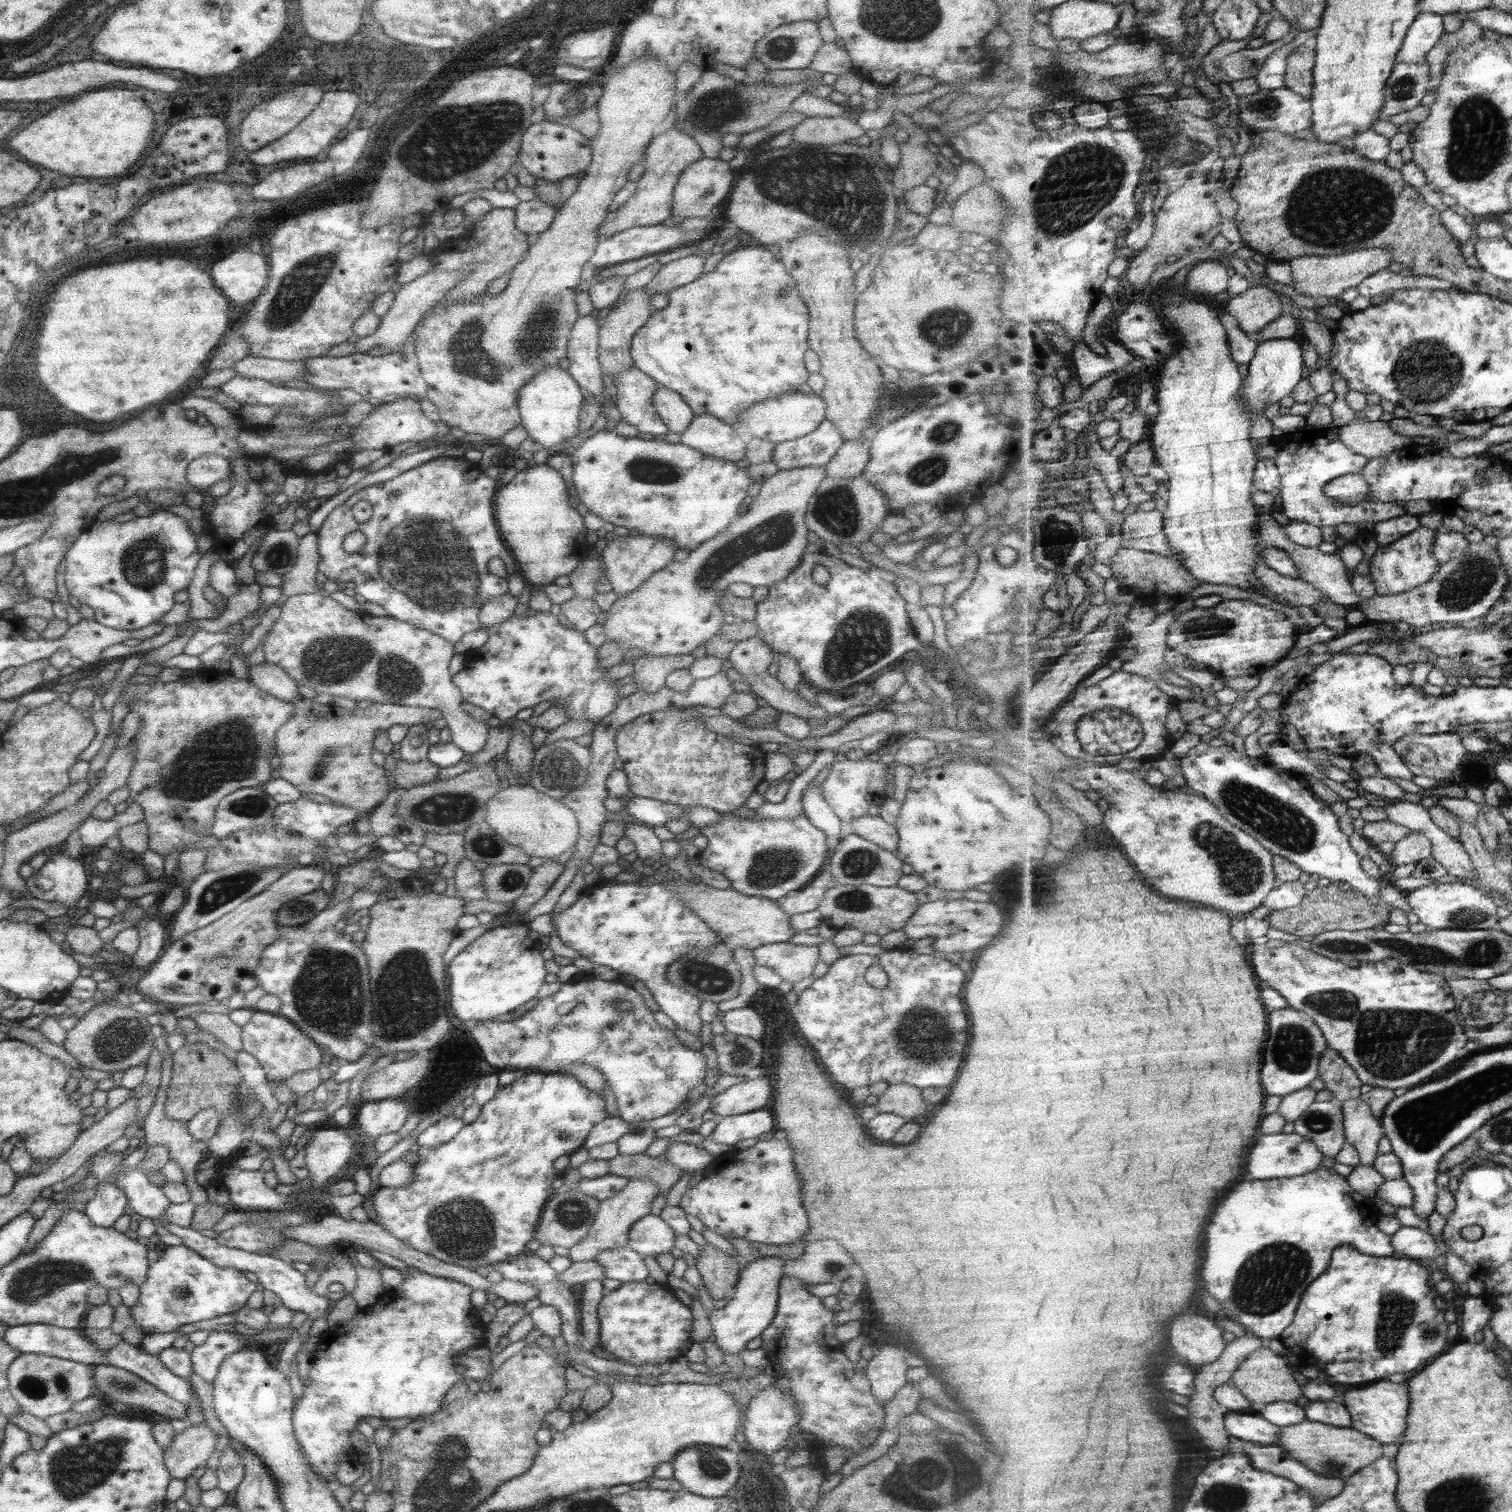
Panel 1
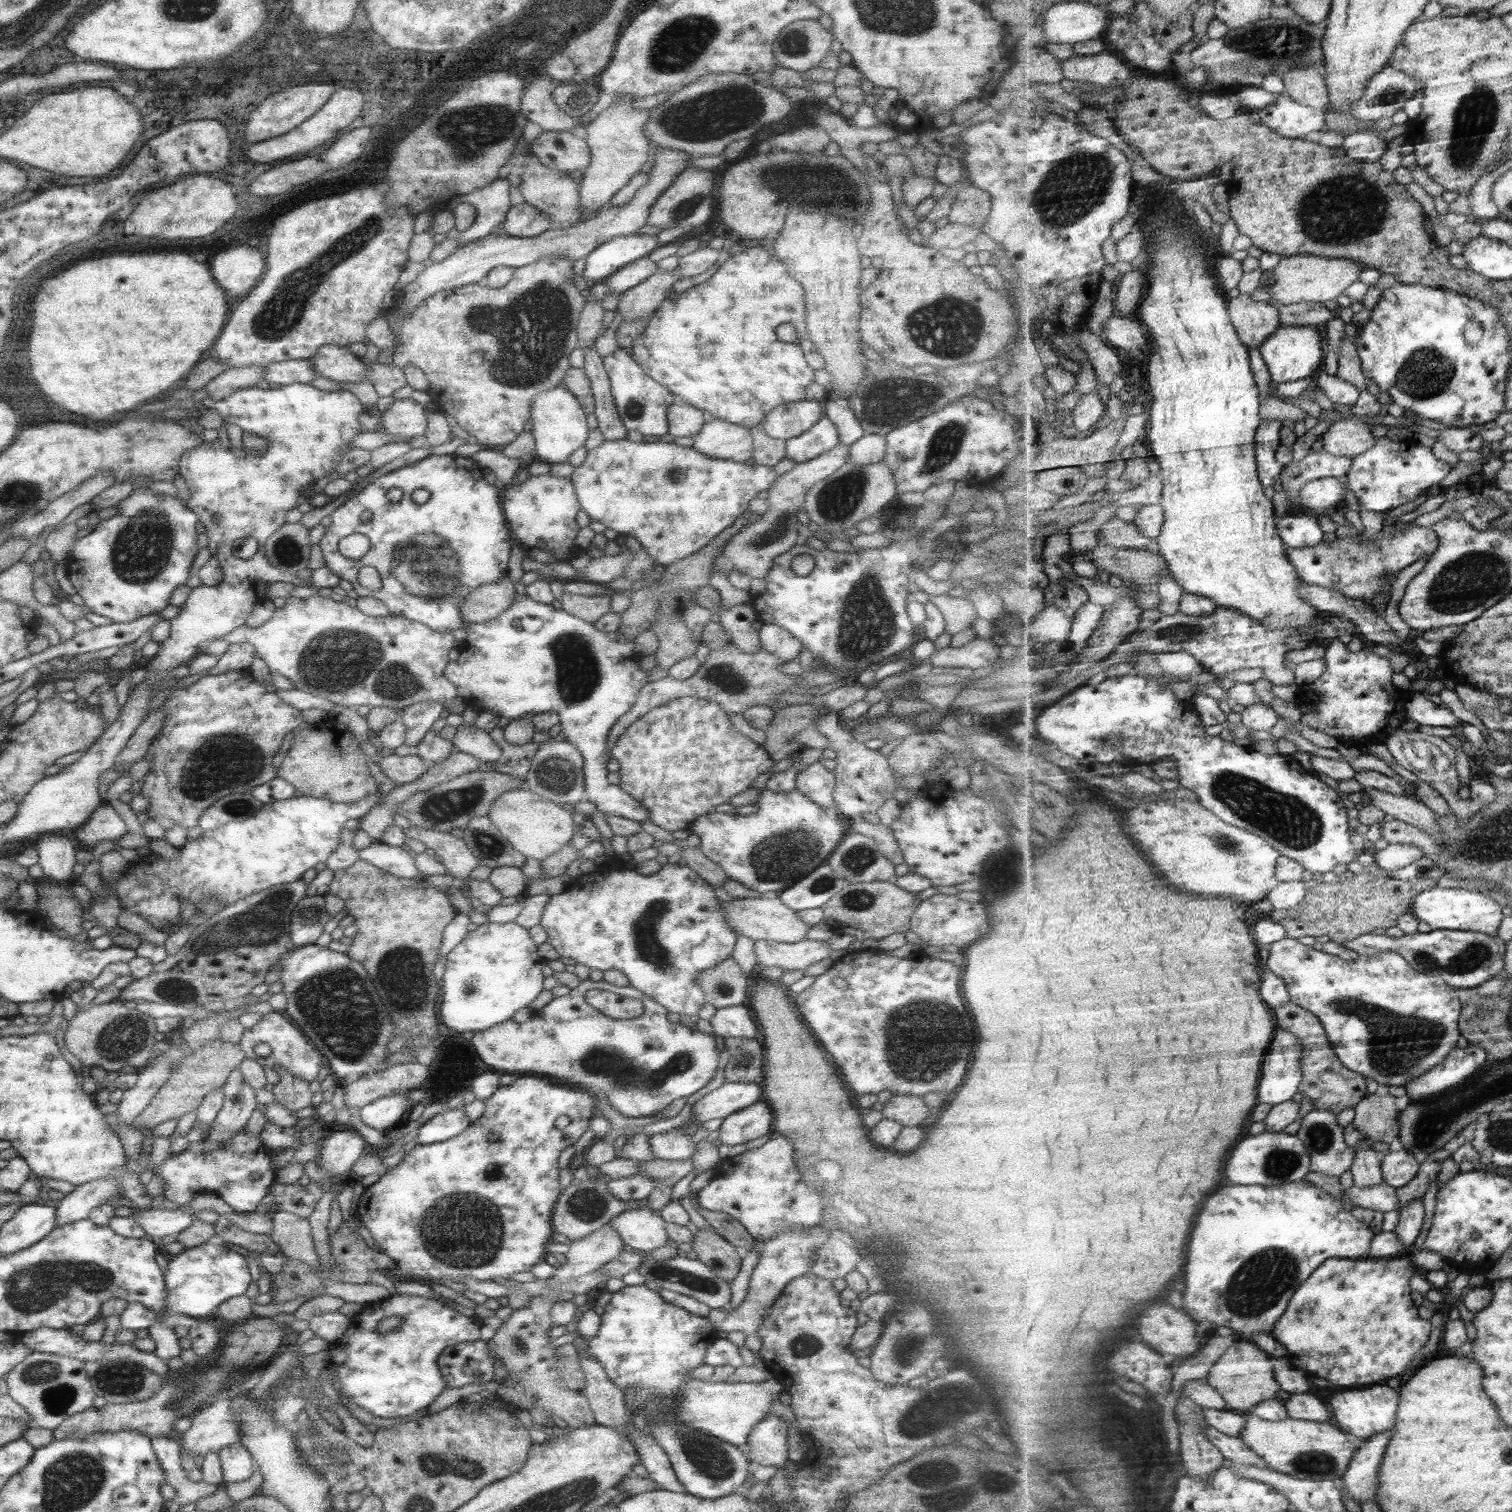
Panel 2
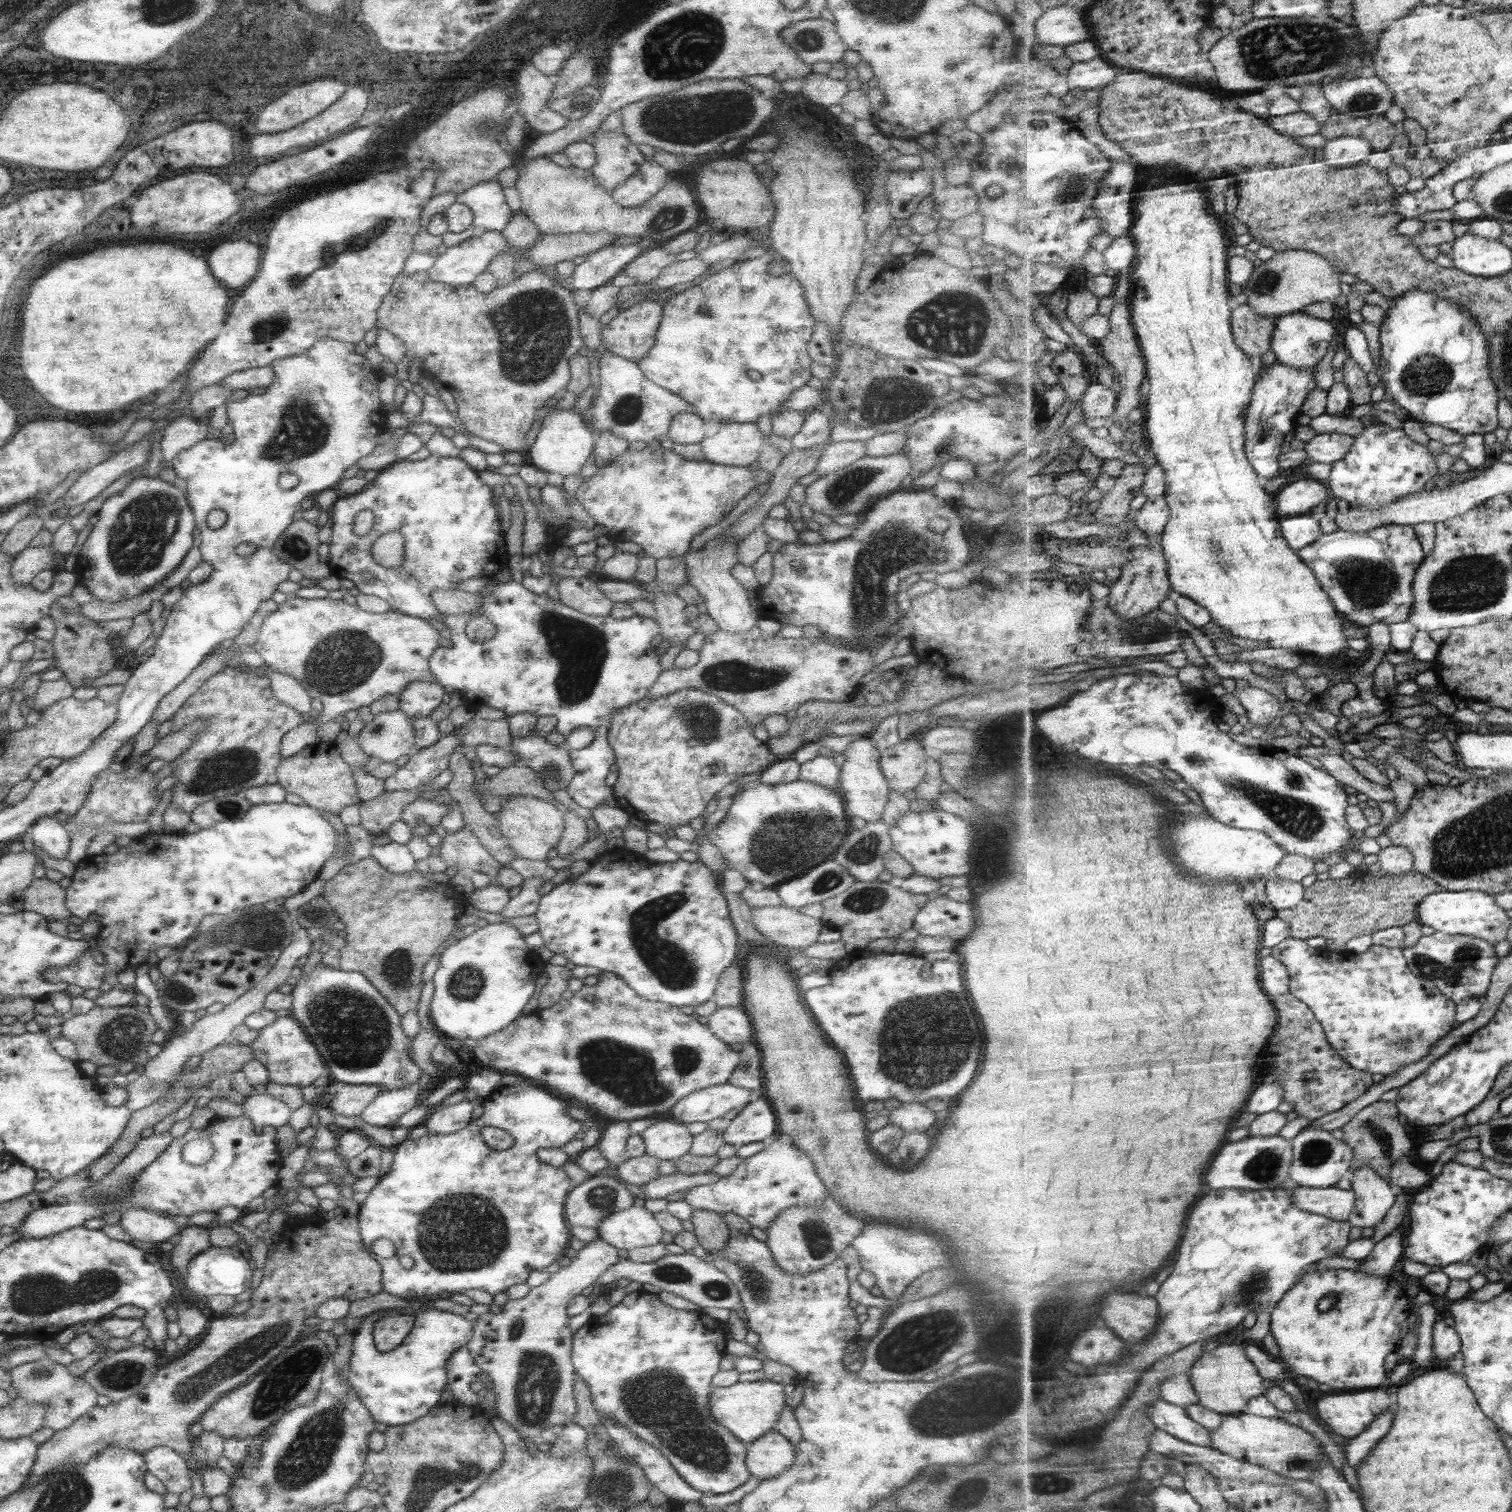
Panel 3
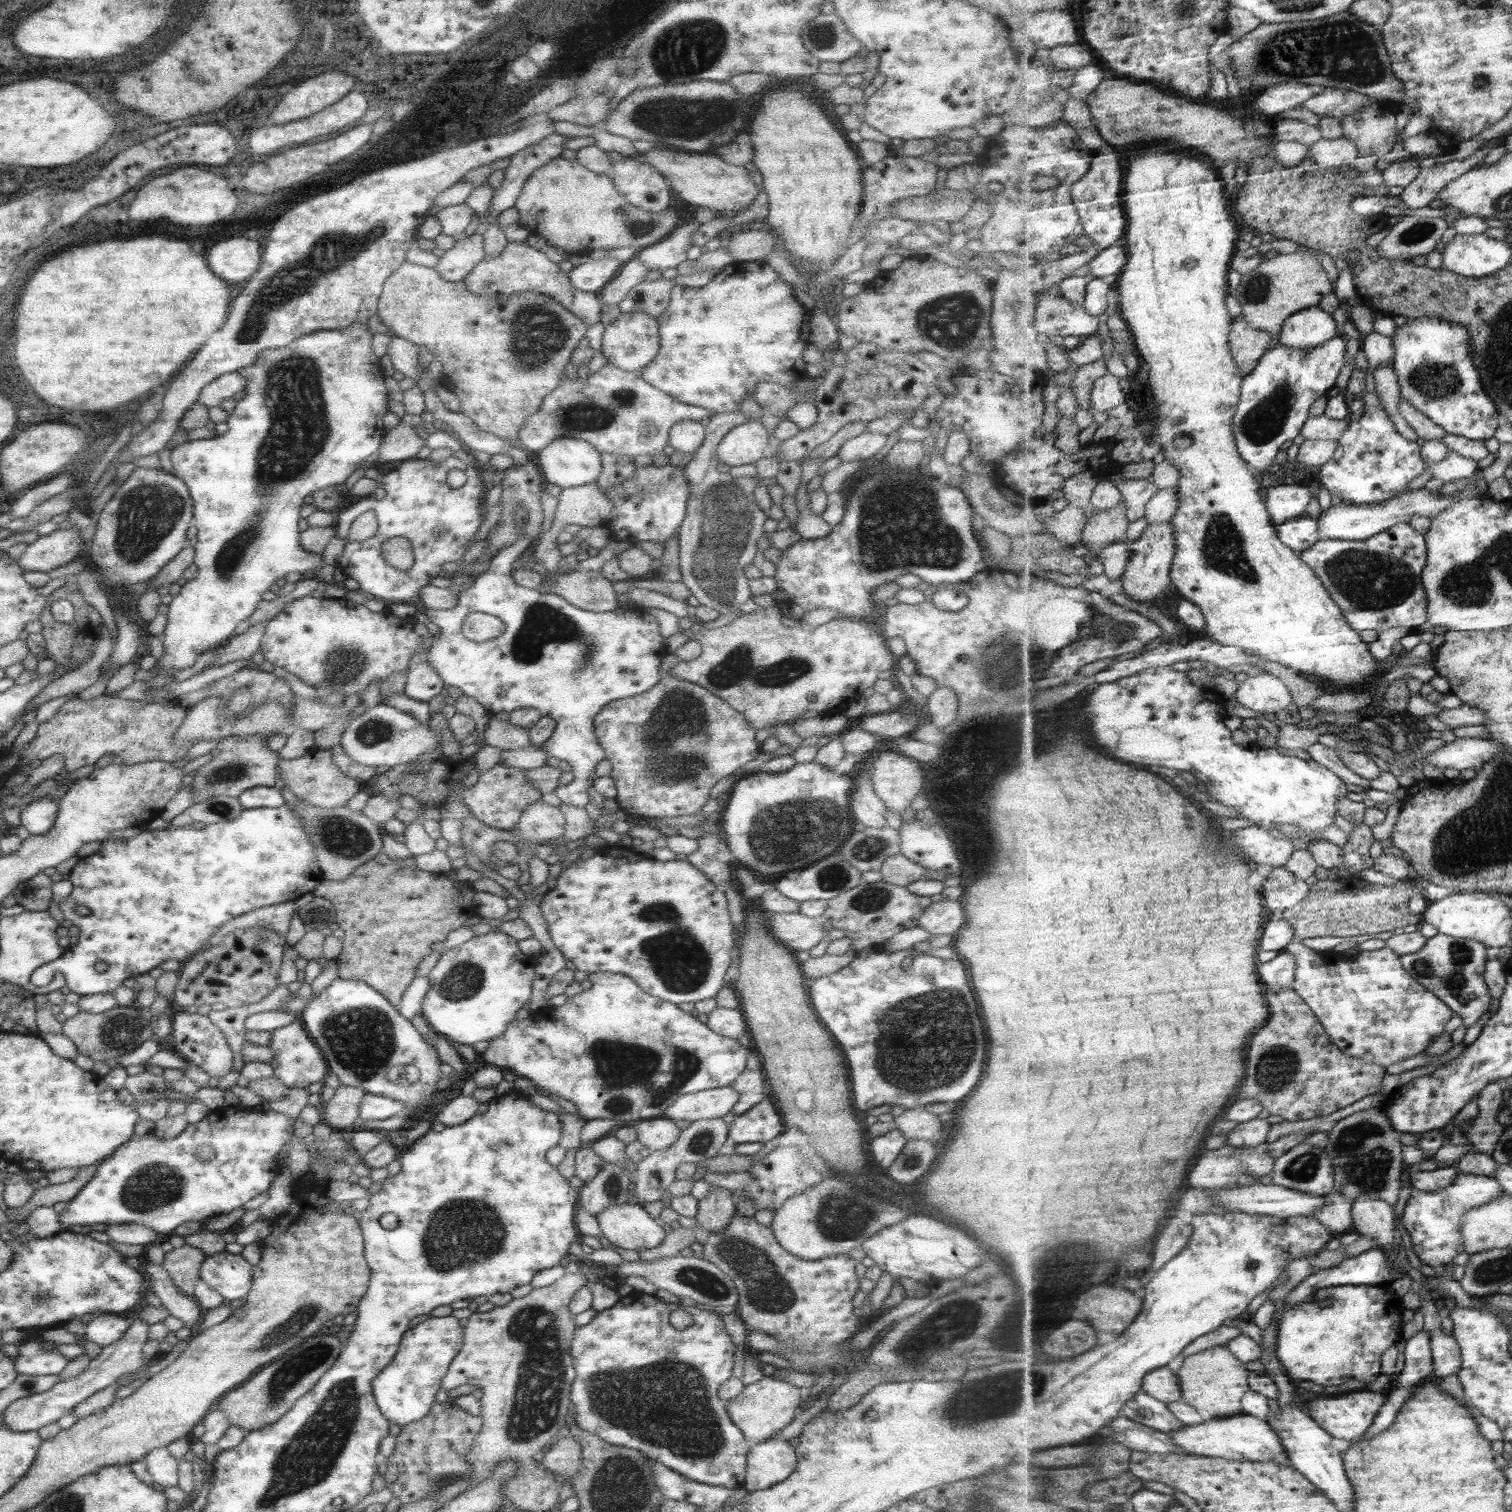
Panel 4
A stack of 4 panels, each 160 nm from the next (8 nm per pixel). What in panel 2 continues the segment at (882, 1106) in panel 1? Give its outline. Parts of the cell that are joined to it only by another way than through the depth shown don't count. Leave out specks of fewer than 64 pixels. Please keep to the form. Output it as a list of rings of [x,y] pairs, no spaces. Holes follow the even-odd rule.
[[[892,1095],[880,1114],[882,1119],[895,1120],[902,1127],[915,1127],[927,1118],[929,1110],[920,1097]]]

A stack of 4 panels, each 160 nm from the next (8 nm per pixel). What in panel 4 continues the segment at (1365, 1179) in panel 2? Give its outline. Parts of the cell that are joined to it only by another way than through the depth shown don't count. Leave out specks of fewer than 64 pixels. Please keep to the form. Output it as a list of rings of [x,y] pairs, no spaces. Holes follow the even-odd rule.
[[[1370,1194],[1361,1195],[1352,1204],[1352,1217],[1352,1226],[1359,1236],[1369,1236],[1379,1247],[1391,1248],[1397,1218],[1389,1201]]]

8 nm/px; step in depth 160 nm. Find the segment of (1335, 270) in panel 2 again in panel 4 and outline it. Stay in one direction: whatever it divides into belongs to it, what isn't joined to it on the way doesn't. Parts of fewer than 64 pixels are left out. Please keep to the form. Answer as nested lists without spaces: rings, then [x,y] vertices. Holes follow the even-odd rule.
[[[1305,253],[1270,255],[1259,266],[1242,276],[1239,288],[1234,292],[1242,306],[1243,316],[1258,329],[1279,334],[1286,320],[1307,308],[1319,306],[1325,296],[1334,293],[1333,282],[1322,262]]]

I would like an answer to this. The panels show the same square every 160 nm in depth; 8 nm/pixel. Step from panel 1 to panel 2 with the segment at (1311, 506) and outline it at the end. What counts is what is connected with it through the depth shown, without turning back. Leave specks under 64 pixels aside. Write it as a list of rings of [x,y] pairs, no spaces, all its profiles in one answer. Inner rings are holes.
[[[1313,450],[1303,457],[1300,461],[1289,462],[1283,469],[1282,475],[1280,476],[1280,482],[1284,490],[1288,493],[1290,502],[1293,508],[1297,510],[1302,510],[1304,514],[1304,504],[1302,503],[1301,491],[1302,488],[1312,480],[1317,480],[1319,478],[1329,478],[1329,477],[1342,477],[1345,478],[1348,472],[1351,470],[1351,465],[1353,462],[1352,457],[1341,456],[1330,453],[1328,450]]]

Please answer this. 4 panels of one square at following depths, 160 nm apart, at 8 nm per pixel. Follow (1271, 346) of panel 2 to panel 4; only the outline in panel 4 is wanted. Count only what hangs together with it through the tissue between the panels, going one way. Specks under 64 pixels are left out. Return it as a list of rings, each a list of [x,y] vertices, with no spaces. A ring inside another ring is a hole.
[[[1313,307],[1286,320],[1279,342],[1291,348],[1315,348],[1339,336],[1337,322],[1330,312]]]

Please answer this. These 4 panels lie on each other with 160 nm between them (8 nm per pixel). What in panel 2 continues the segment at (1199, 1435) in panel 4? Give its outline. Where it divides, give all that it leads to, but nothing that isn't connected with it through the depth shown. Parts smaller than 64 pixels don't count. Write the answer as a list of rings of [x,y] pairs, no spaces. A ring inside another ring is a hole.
[[[1257,1414],[1247,1417],[1241,1436],[1248,1447],[1260,1454],[1275,1471],[1287,1473],[1303,1480],[1335,1481],[1348,1471],[1355,1453],[1368,1440],[1345,1432],[1337,1425],[1286,1418],[1271,1422]]]

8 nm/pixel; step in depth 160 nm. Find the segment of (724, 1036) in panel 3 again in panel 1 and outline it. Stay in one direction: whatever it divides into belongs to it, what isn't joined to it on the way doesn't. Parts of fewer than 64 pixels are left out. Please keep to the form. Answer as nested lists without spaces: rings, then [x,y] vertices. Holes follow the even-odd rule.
[[[749,1006],[725,1011],[720,1022],[727,1032],[737,1036],[757,1041],[763,1035],[763,1019]]]

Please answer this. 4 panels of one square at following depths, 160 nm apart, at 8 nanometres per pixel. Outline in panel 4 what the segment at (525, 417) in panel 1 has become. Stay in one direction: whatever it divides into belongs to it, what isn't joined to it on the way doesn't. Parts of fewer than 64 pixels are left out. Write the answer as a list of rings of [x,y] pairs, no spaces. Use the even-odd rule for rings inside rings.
[[[560,436],[532,455],[543,482],[562,488],[594,481],[601,470],[600,454],[591,444]]]

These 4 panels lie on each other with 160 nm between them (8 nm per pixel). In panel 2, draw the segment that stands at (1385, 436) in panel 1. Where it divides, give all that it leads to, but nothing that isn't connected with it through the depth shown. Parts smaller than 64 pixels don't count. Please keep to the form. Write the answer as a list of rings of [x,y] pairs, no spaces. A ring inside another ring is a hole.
[[[1348,417],[1328,428],[1328,431],[1322,435],[1322,444],[1323,449],[1330,453],[1353,458],[1371,450],[1377,439],[1365,420]]]

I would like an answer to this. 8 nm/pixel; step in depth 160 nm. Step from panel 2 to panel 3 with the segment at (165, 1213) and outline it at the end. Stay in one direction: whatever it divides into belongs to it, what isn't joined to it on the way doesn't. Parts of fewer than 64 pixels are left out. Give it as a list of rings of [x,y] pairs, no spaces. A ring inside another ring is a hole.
[[[131,1206],[120,1212],[117,1225],[134,1241],[147,1242],[151,1245],[169,1241],[172,1237],[177,1238],[182,1229],[174,1218]]]

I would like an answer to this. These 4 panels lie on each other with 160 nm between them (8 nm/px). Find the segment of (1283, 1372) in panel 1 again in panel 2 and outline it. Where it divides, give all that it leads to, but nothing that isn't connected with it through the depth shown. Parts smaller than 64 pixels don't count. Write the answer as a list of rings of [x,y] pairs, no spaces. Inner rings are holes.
[[[1239,1338],[1213,1364],[1206,1379],[1210,1385],[1219,1390],[1228,1402],[1228,1410],[1251,1412],[1252,1408],[1255,1408],[1264,1400],[1277,1398],[1277,1392],[1282,1389],[1277,1378],[1275,1378],[1272,1359],[1253,1341]]]

